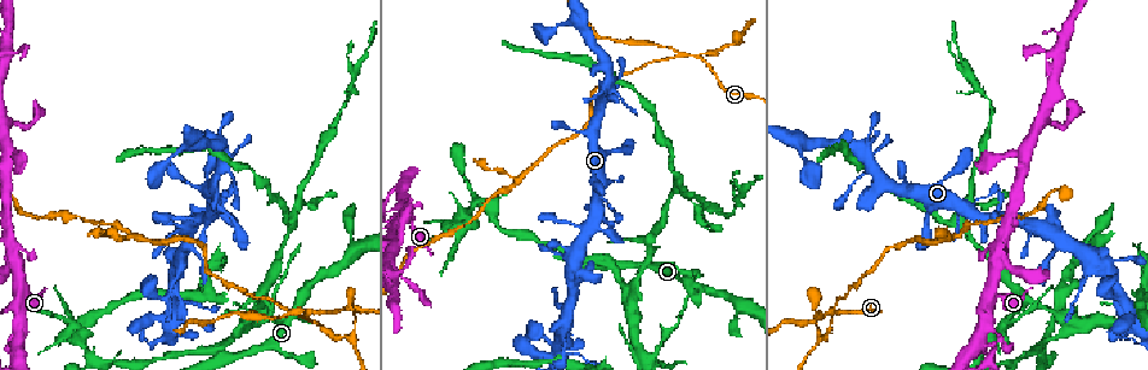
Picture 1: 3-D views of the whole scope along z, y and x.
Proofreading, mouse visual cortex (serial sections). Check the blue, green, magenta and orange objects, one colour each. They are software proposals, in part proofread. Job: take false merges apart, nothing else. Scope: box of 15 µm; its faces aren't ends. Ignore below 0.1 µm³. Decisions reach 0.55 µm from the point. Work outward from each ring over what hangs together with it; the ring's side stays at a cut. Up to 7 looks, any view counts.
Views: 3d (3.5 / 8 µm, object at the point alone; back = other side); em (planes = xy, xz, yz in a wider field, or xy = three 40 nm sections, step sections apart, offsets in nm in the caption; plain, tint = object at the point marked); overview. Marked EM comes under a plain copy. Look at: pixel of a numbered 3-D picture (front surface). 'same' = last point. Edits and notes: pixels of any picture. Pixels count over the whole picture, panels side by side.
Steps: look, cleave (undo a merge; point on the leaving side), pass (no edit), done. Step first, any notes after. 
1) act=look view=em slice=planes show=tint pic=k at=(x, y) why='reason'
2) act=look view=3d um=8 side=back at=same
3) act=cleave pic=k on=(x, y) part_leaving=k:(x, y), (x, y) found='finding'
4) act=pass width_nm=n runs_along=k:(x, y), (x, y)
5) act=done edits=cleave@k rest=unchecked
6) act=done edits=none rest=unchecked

act=look view=3d um=3.5 pic=1 at=(19, 290) why='three-way junction'

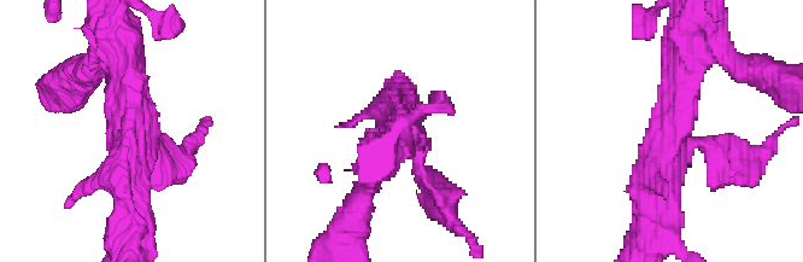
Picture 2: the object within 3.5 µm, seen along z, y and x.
act=look view=em slice=xy step=1 show=tint pic=2 at=(131, 130) arms=3 arm_widths_nm=300,400,450 why='now the EM'

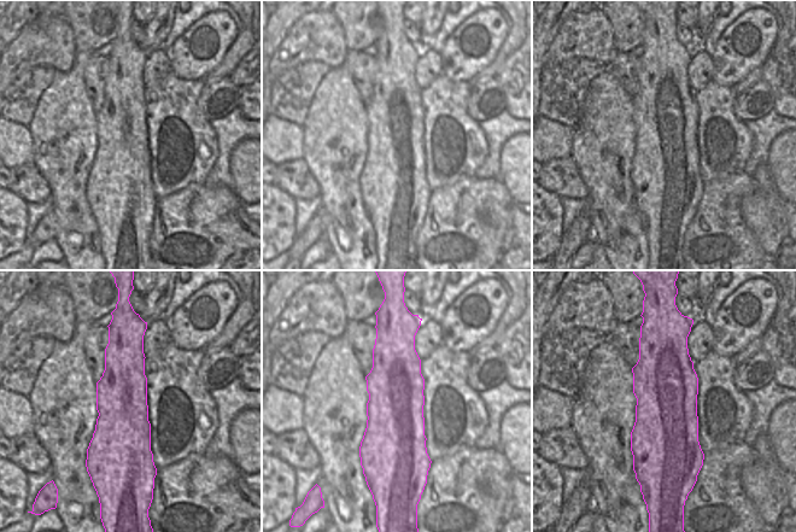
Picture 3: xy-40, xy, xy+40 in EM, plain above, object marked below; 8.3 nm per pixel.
act=pass runs_along=2:(730, 166), (674, 128), (686, 51) found='one cell here'

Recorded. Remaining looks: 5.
act=look view=3d um=3.5 pic=1 at=(219, 353) why='looks like a crossing'

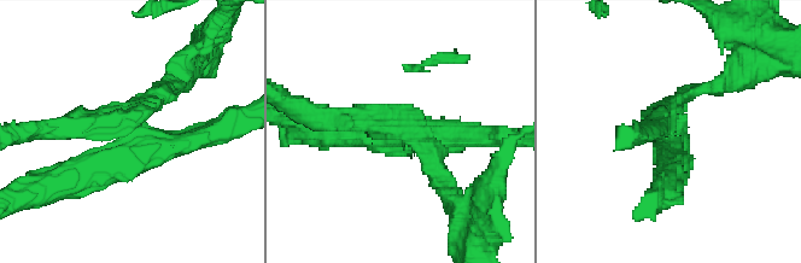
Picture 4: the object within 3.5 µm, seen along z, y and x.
act=look view=em slice=xy step=2 show=tint pic=4 at=(669, 126) arms=4 arm_widths_nm=200,300,300,350

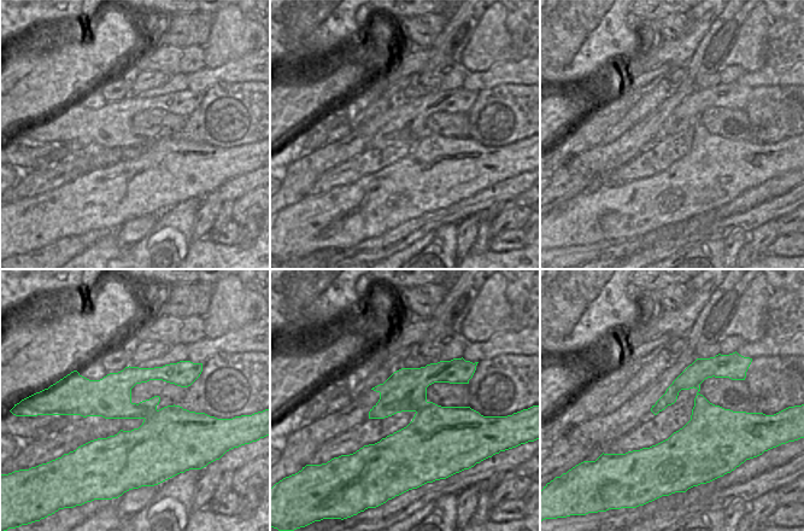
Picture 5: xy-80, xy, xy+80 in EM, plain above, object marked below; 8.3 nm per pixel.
act=cleave pic=4 on=(79, 117) part_leaving=4:(128, 130), (128, 111), (180, 79) found='two cells meet here'

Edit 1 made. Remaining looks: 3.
act=done edits=cleave@4 rest=unchecked

